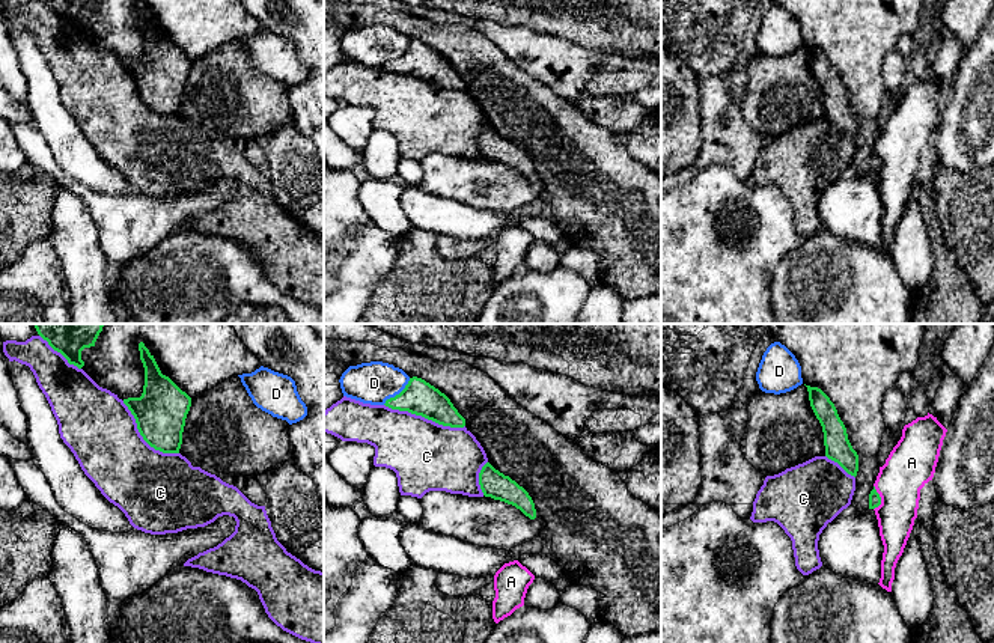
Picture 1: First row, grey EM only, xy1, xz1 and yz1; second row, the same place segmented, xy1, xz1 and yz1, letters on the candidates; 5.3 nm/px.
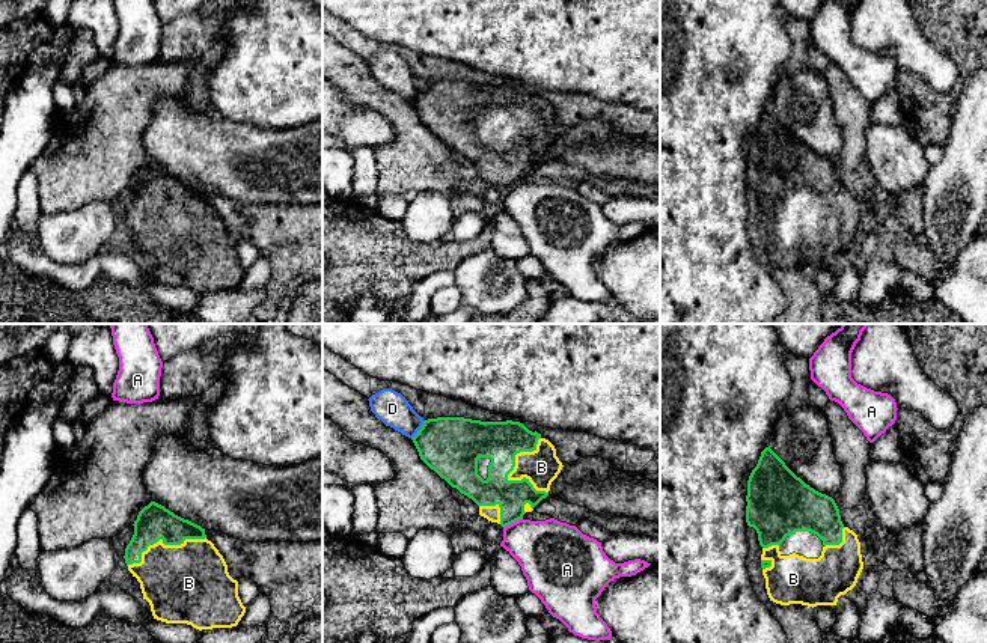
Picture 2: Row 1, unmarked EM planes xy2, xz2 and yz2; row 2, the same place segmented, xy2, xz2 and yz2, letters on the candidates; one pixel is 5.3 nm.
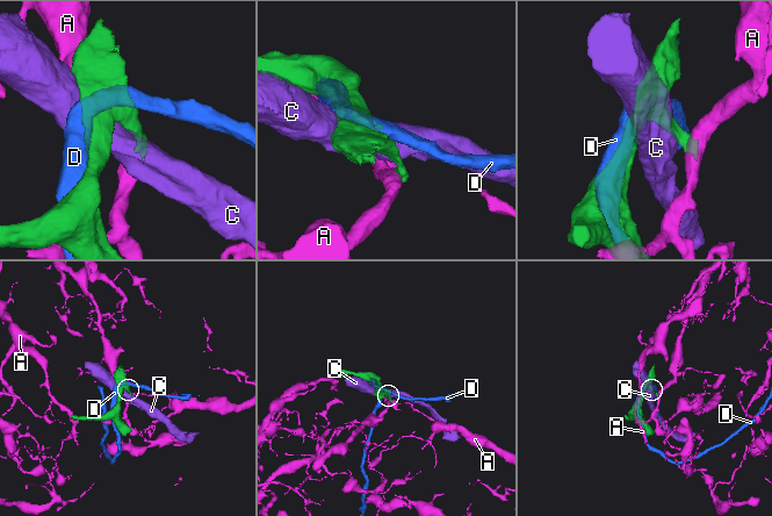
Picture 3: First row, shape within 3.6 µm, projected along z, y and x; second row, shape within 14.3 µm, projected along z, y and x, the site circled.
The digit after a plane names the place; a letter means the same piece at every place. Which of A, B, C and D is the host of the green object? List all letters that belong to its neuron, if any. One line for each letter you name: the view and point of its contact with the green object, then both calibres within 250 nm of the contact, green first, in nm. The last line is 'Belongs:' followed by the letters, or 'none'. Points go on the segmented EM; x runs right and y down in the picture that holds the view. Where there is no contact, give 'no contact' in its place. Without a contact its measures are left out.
B: contact xz2 (511, 470); calibres 220 and 190 nm
Belongs: B

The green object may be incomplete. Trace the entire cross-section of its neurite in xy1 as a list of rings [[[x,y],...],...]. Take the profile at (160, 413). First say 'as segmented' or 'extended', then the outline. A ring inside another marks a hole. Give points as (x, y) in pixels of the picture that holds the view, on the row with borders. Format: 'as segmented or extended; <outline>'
as segmented; [[[143,342],[139,343],[139,351],[145,367],[143,393],[140,398],[123,399],[123,404],[151,447],[163,453],[179,453],[191,398],[161,373]]]

